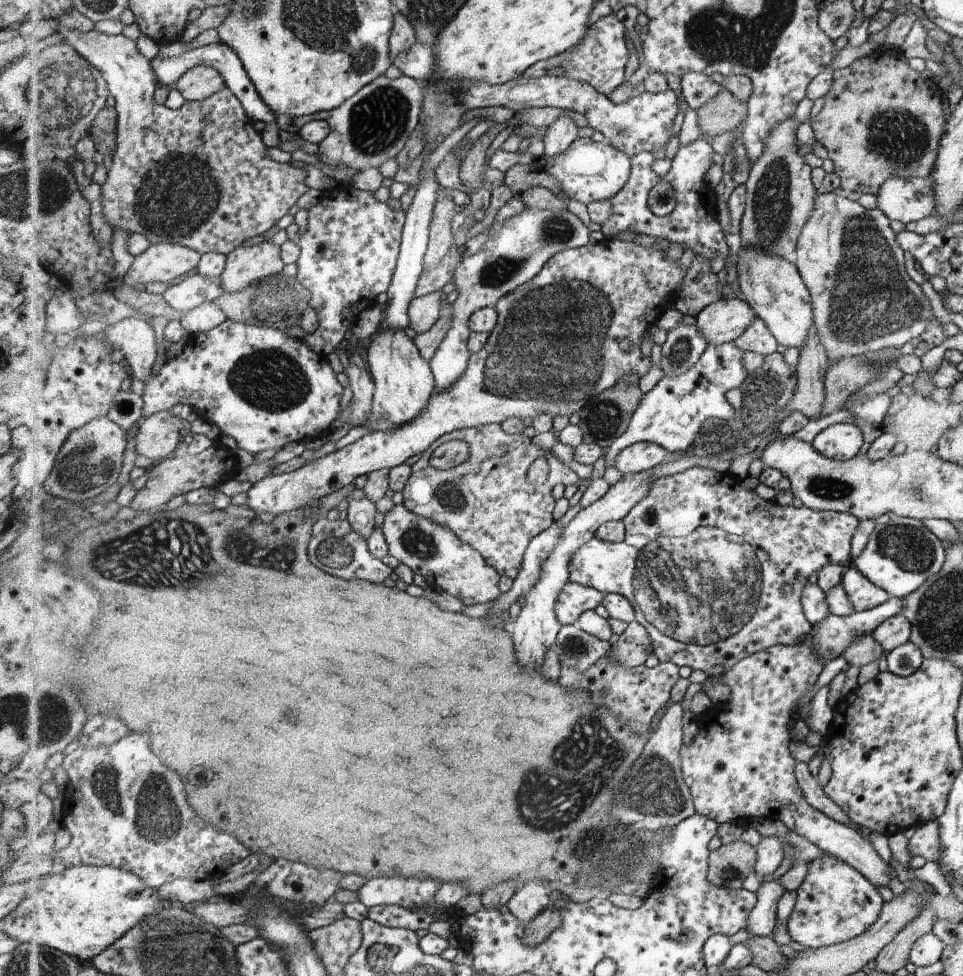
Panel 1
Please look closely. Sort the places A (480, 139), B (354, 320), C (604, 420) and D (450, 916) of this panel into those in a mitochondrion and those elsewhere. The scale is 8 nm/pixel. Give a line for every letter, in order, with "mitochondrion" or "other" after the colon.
A: other
B: other
C: mitochondrion
D: other

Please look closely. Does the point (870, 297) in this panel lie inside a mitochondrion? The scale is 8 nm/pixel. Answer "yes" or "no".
yes

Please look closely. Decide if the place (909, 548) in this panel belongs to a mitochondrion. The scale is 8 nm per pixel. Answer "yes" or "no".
yes

